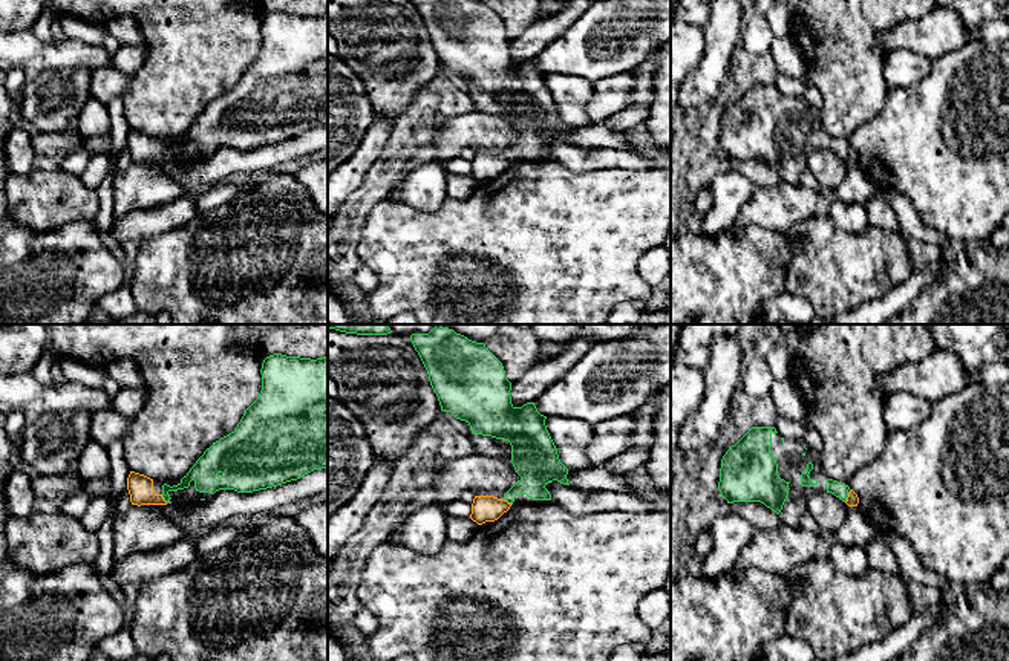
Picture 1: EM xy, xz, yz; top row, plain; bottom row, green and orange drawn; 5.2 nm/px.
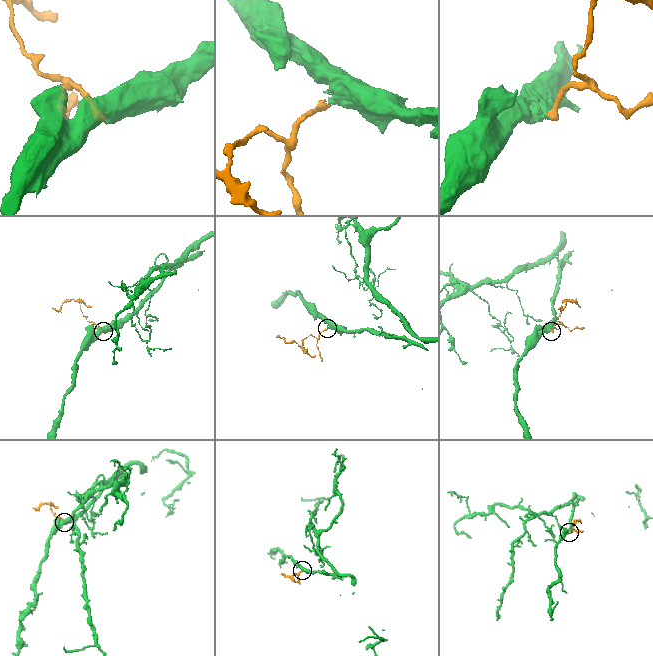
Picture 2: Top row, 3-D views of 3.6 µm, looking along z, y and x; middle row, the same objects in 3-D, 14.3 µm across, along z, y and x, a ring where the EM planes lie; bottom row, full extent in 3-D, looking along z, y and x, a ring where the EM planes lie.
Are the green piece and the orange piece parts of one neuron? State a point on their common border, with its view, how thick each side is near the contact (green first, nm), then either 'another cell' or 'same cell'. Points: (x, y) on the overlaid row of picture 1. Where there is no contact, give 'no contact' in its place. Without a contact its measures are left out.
yz (847, 496) | 80/60 nm | same cell

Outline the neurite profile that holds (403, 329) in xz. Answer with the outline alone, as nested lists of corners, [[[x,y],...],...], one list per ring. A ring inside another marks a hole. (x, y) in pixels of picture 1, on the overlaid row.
[[[389,324],[393,334],[412,335],[412,334],[429,334],[436,324]]]

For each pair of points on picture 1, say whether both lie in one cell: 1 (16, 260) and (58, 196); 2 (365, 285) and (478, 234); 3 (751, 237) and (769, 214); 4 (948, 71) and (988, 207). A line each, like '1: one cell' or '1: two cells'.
1: two cells
2: two cells
3: two cells
4: one cell

